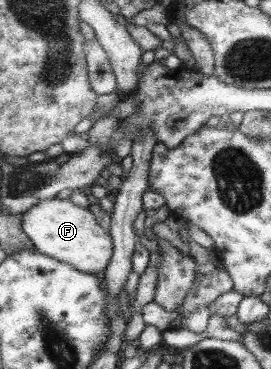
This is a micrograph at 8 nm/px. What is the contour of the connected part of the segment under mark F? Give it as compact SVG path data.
M53 197L30 206L29 210L25 210L19 217L21 231L39 253L92 275L107 266L113 252L111 237L97 224L88 208L75 206L69 199Z

